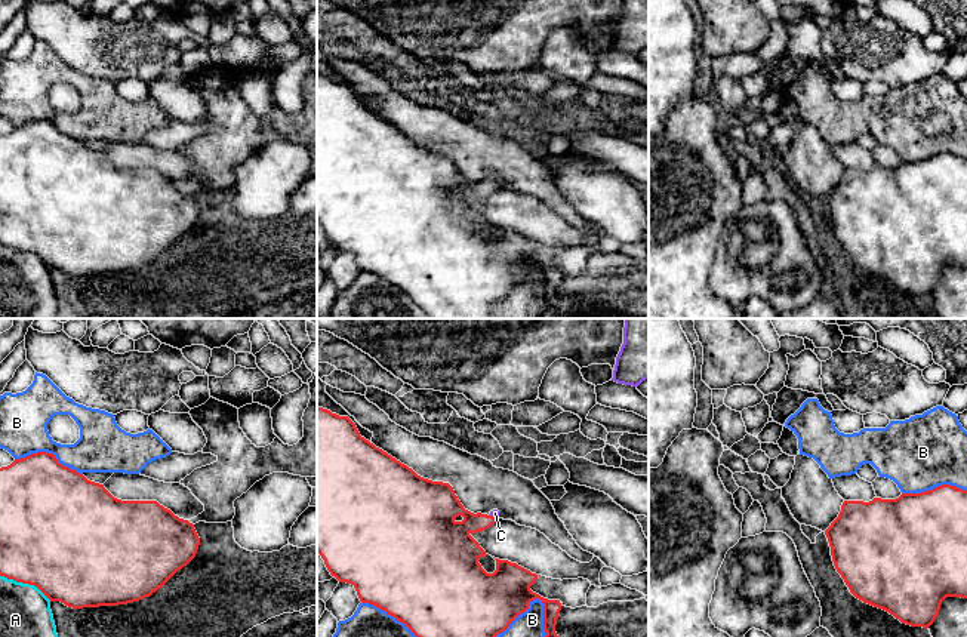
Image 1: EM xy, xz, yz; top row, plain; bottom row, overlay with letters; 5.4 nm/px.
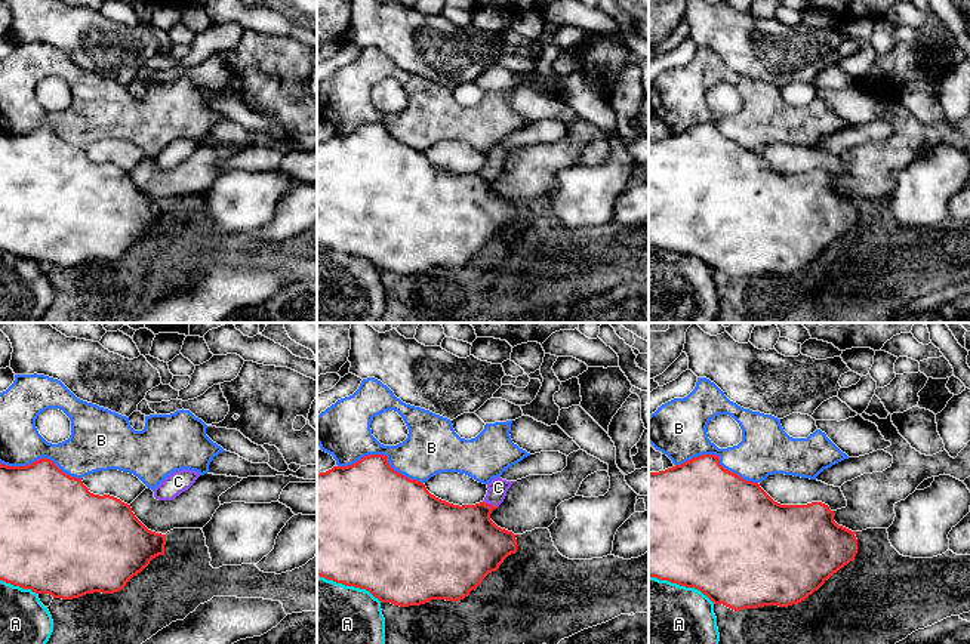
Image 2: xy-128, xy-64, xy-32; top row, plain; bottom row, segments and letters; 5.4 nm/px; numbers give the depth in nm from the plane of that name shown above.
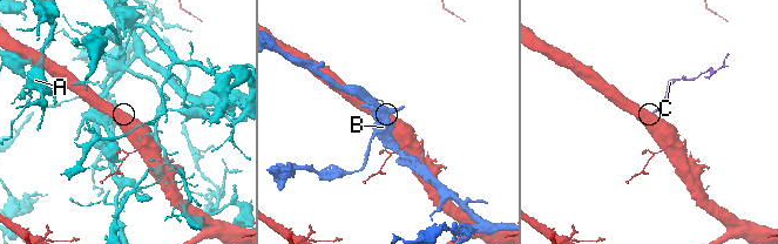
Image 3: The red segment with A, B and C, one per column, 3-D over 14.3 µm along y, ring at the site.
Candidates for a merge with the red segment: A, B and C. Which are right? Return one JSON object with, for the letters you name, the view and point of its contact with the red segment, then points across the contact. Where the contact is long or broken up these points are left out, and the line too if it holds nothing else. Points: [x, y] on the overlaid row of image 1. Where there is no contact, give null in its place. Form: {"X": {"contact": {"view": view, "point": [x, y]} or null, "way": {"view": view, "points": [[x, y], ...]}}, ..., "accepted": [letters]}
{"C": {"contact": {"view": "xz", "point": [492, 516]}, "way": {"view": "xz", "points": [[452, 538], [492, 516], [495, 513]]}}, "accepted": ["C"]}

